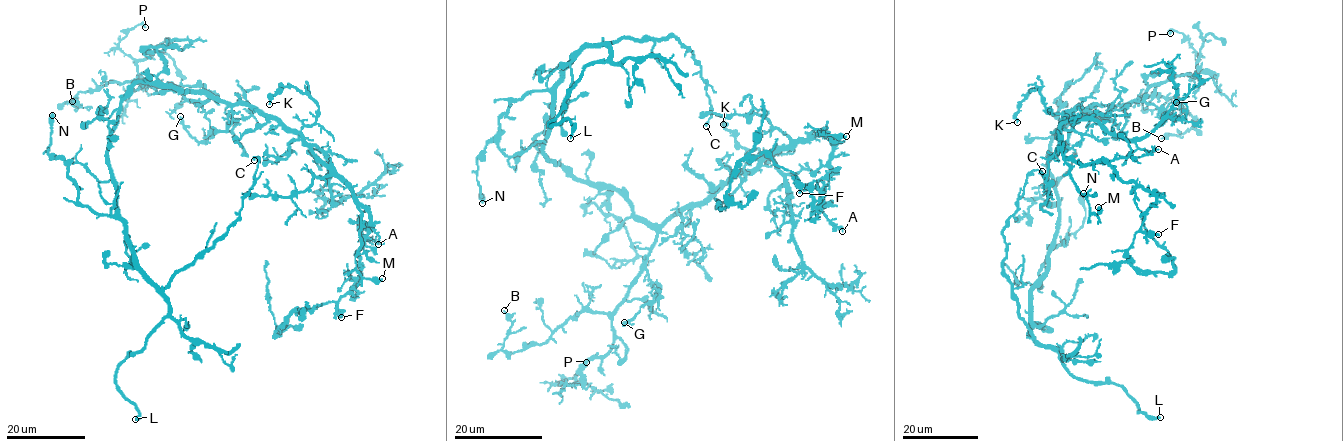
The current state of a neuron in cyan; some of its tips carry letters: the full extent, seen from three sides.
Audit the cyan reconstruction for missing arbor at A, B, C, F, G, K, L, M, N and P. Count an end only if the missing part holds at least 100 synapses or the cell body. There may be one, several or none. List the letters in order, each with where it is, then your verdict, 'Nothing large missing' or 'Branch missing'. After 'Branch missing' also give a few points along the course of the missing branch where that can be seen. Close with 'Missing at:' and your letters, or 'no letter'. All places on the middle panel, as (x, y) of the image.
A: Place: (842, 231). Nothing large missing
B: Place: (504, 310). Nothing large missing
C: Place: (706, 126). Nothing large missing
F: Place: (799, 193). Nothing large missing
G: Place: (624, 322). Nothing large missing
K: Place: (723, 124). Nothing large missing
L: Place: (570, 138). Branch missing. Course of what is missing: (570, 138), (569, 169), (608, 143), (608, 150), (625, 86), (635, 75), (667, 94), (735, 153), (763, 190)
M: Place: (846, 136). Nothing large missing
N: Place: (482, 203). Nothing large missing
P: Place: (586, 362). Nothing large missing
Missing at: L

